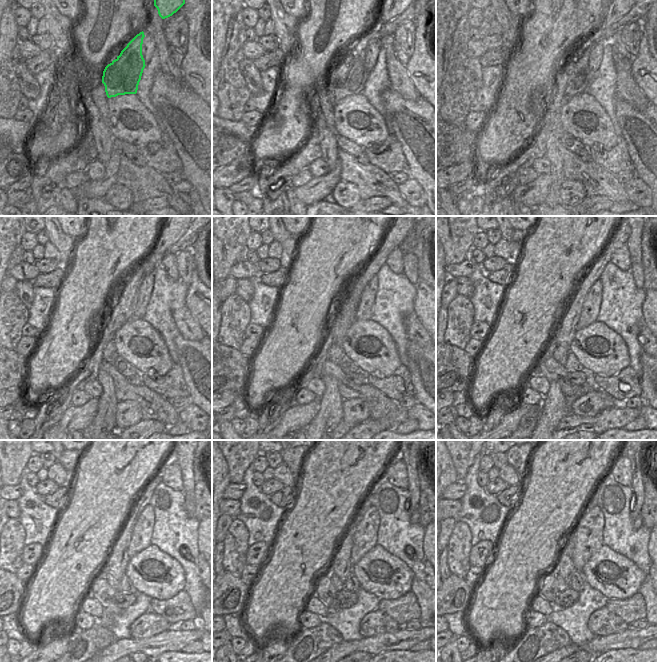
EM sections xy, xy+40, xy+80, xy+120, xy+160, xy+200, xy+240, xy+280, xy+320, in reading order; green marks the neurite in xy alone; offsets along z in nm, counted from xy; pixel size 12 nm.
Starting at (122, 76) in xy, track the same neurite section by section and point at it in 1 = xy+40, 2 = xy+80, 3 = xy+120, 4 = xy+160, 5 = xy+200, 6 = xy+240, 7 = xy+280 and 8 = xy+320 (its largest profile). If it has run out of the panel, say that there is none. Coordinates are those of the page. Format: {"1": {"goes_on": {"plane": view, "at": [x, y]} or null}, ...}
{"1": {"goes_on": {"plane": "xy+40", "at": [348, 78]}}, "2": {"goes_on": {"plane": "xy+80", "at": [572, 80]}}, "3": {"goes_on": {"plane": "xy+120", "at": [122, 311]}}, "4": {"goes_on": {"plane": "xy+160", "at": [347, 315]}}, "5": {"goes_on": {"plane": "xy+200", "at": [564, 335]}}, "6": {"goes_on": {"plane": "xy+240", "at": [116, 563]}}, "7": {"goes_on": {"plane": "xy+280", "at": [341, 566]}}, "8": {"goes_on": {"plane": "xy+320", "at": [564, 567]}}}

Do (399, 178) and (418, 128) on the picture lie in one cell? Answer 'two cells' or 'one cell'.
two cells

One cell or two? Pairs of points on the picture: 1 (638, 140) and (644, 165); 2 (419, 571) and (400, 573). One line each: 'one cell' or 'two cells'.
1: one cell
2: two cells

